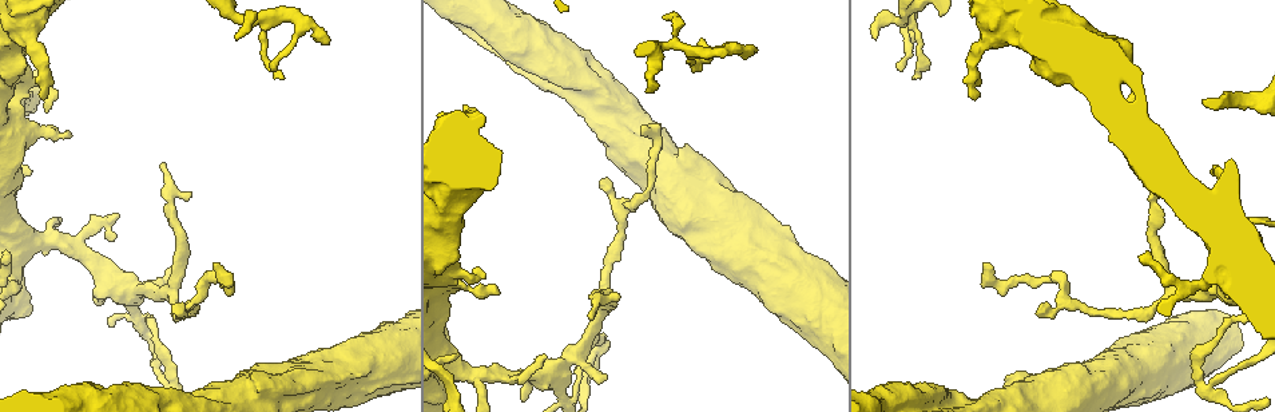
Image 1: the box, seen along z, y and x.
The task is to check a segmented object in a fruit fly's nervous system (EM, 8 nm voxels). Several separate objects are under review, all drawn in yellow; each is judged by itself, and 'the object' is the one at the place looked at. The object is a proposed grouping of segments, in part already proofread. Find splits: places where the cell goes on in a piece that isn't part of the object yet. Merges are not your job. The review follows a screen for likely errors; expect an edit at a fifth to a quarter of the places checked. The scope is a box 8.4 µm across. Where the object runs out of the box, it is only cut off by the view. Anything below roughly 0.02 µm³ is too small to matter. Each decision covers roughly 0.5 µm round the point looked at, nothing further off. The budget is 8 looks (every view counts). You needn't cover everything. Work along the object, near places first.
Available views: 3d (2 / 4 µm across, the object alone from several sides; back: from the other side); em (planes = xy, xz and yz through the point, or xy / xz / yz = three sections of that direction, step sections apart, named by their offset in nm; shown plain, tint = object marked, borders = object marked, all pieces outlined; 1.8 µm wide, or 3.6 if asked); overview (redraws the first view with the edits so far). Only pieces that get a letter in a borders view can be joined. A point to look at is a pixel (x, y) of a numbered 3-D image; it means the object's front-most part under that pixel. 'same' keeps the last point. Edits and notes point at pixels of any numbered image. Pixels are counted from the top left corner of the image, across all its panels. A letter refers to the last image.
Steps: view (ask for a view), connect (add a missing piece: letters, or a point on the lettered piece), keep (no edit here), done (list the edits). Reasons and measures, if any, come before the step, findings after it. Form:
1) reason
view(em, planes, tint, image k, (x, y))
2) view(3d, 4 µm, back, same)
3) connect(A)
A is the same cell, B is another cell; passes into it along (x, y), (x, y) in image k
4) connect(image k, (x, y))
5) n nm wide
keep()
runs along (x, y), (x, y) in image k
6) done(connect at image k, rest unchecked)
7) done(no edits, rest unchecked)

free end
view(em, yz, step 16, borders, image 1, (754, 50))

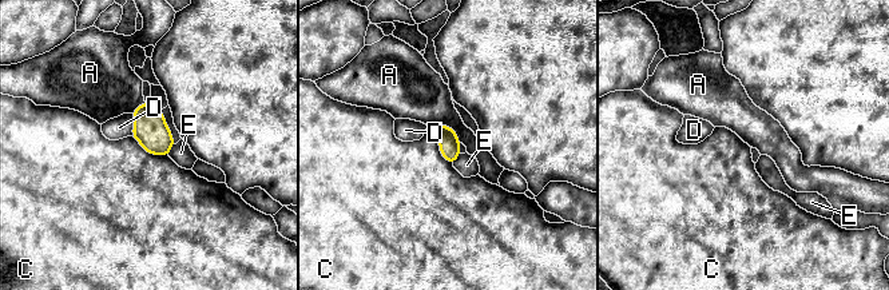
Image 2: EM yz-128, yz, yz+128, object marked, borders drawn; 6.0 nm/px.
view(em, planes, borders, same)

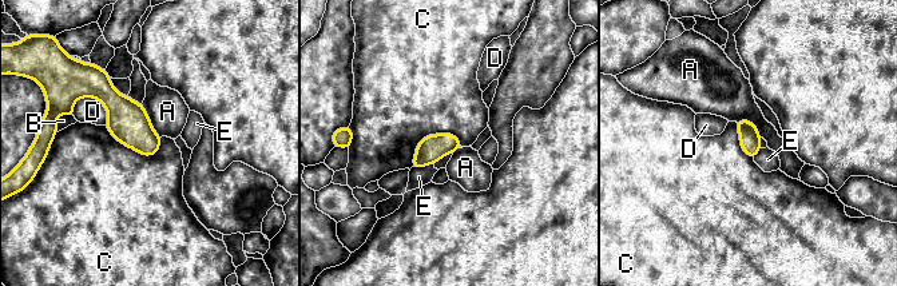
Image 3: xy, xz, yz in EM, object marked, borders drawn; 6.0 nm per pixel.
keep()
A, B, C, D and E are other cells; border along (460, 140), (425, 135), (412, 166) in image 3; no lettered piece goes on from it

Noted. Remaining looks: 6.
an open end
view(em, 3.6 µm, yz, step 8, borders, image 1, (939, 15))

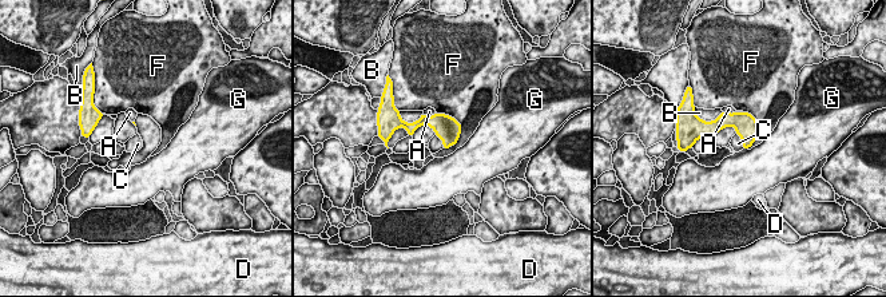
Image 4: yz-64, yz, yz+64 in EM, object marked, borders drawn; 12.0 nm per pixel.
keep()
A, B, C, D, F and G are other cells; border along (436, 134), (444, 147) in image 4; none of them fits

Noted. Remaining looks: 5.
an open end
view(3d, 2 µm, image 1, (640, 133))

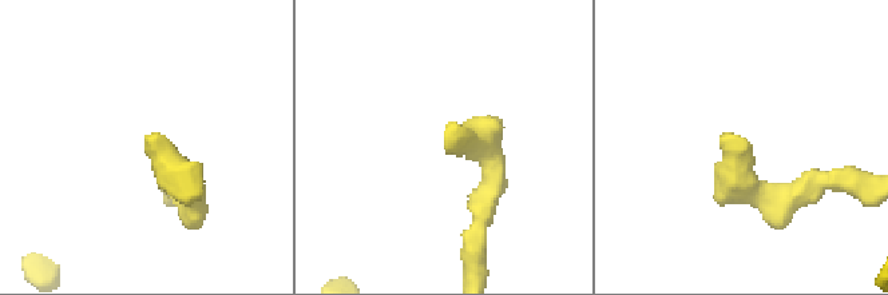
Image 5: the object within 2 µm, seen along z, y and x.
view(em, planes, borders, image 5, (447, 141))

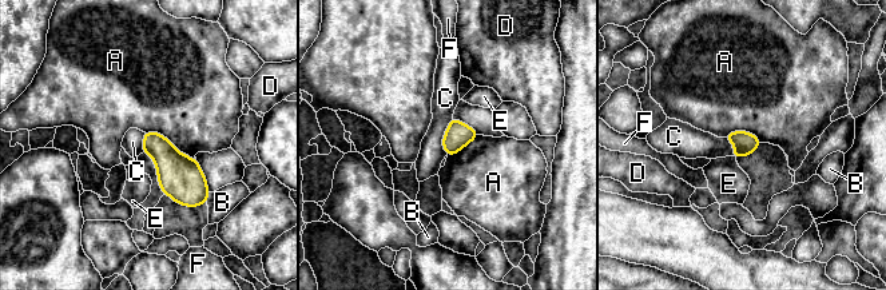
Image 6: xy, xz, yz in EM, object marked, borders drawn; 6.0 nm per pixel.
A touches over 360 nm
keep()
A, B, C, D, E and F are other cells; border along (452, 116), (442, 139), (445, 154) in image 6; none of them fits

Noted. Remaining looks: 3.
done(no edits, rest unchecked)

